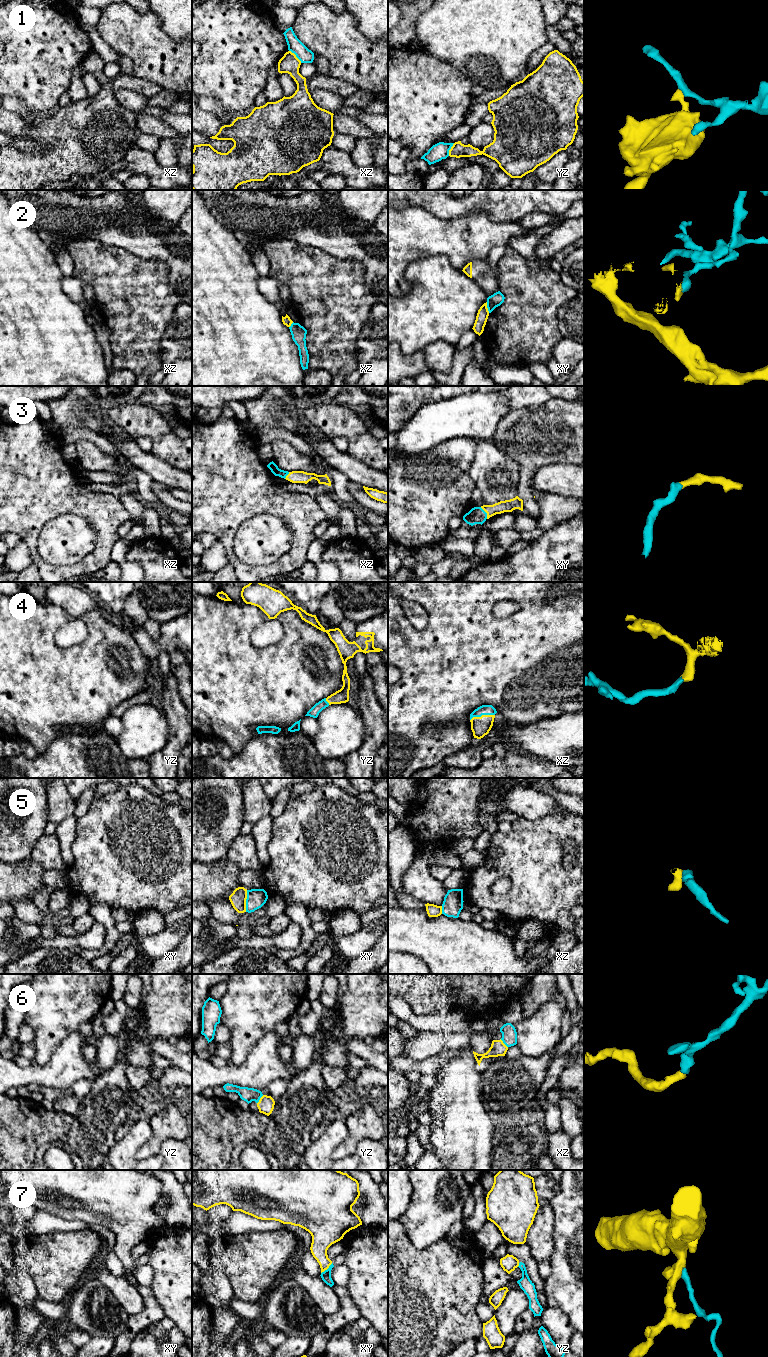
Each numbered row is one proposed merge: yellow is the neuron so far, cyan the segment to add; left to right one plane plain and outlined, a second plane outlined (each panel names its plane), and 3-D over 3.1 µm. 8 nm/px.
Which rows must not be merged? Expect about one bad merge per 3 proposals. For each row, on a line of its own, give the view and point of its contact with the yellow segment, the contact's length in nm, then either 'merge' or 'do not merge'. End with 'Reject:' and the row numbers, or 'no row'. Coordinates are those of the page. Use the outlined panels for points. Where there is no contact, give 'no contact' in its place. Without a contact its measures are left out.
1: contact xz (295, 56); length 140 nm; do not merge
2: contact xy (486, 307); length 90 nm; do not merge
3: contact xy (486, 512); length 110 nm; merge
4: contact xz (482, 715); length 200 nm; merge
5: contact xy (245, 901); length 180 nm; do not merge
6: contact yz (260, 1099); length 90 nm; merge
7: contact xy (326, 1269); length 130 nm; do not merge
Reject: 1, 2, 5, 7

